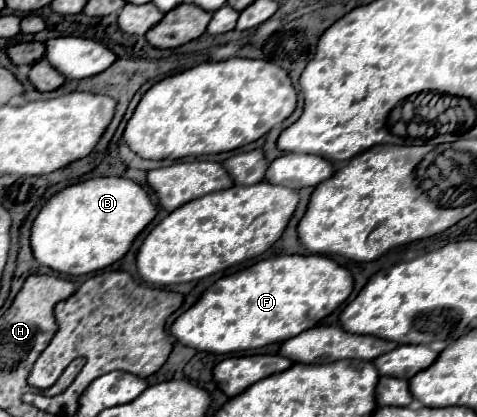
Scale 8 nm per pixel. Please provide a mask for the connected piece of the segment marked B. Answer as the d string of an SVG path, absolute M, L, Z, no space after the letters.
M95 177L65 187L55 197L51 197L49 203L45 203L45 207L41 209L31 227L31 249L41 265L47 265L57 273L87 275L105 269L111 263L125 257L131 243L155 219L155 215L157 215L155 203L151 201L149 193L135 181L125 177Z

